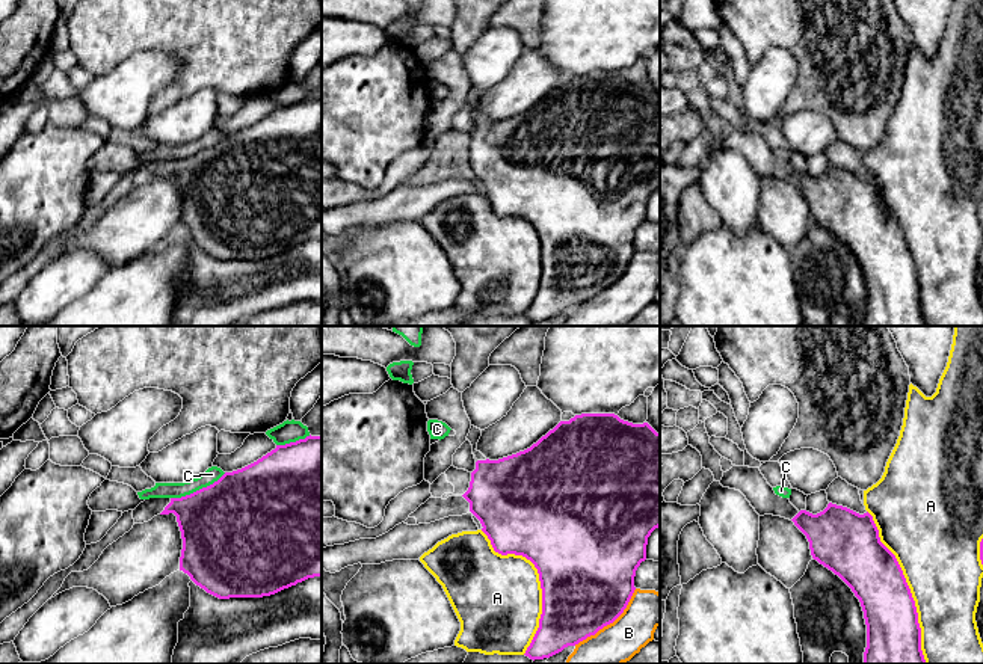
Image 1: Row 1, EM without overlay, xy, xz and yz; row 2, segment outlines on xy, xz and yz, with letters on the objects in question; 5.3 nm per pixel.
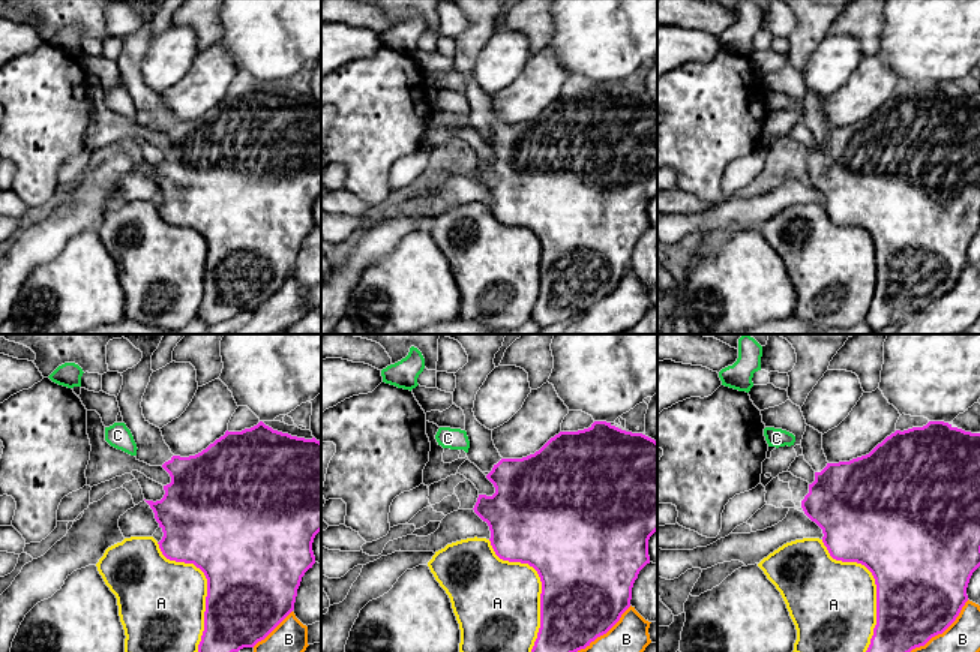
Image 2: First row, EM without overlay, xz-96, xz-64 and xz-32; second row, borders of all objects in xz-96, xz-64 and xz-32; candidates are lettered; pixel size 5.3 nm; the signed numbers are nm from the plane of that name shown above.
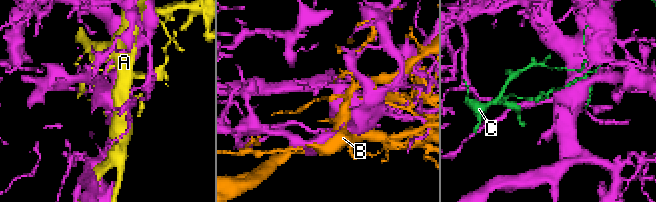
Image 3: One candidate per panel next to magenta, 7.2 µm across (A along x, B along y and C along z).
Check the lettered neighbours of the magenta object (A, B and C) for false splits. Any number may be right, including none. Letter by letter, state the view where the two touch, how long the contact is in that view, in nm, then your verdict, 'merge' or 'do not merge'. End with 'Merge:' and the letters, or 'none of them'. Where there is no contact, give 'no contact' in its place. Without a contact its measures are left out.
A: meets magenta in yz; contact 850 nm long; do not merge
B: meets magenta in xz; contact 440 nm long; do not merge
C: meets magenta in xy; contact 320 nm long; do not merge
Merge: none of them

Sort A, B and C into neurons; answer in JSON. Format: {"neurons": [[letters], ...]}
{"neurons": [["A"], ["B"], ["C"]]}

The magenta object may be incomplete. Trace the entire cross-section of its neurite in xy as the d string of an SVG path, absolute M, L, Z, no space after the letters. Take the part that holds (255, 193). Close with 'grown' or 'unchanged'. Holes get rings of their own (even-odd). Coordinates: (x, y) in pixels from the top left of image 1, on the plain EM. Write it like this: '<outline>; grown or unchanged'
M322 98L276 107L257 124L225 134L213 146L181 160L149 160L133 172L134 186L157 177L177 178L183 211L180 232L207 255L219 260L263 260L322 238Z; grown

